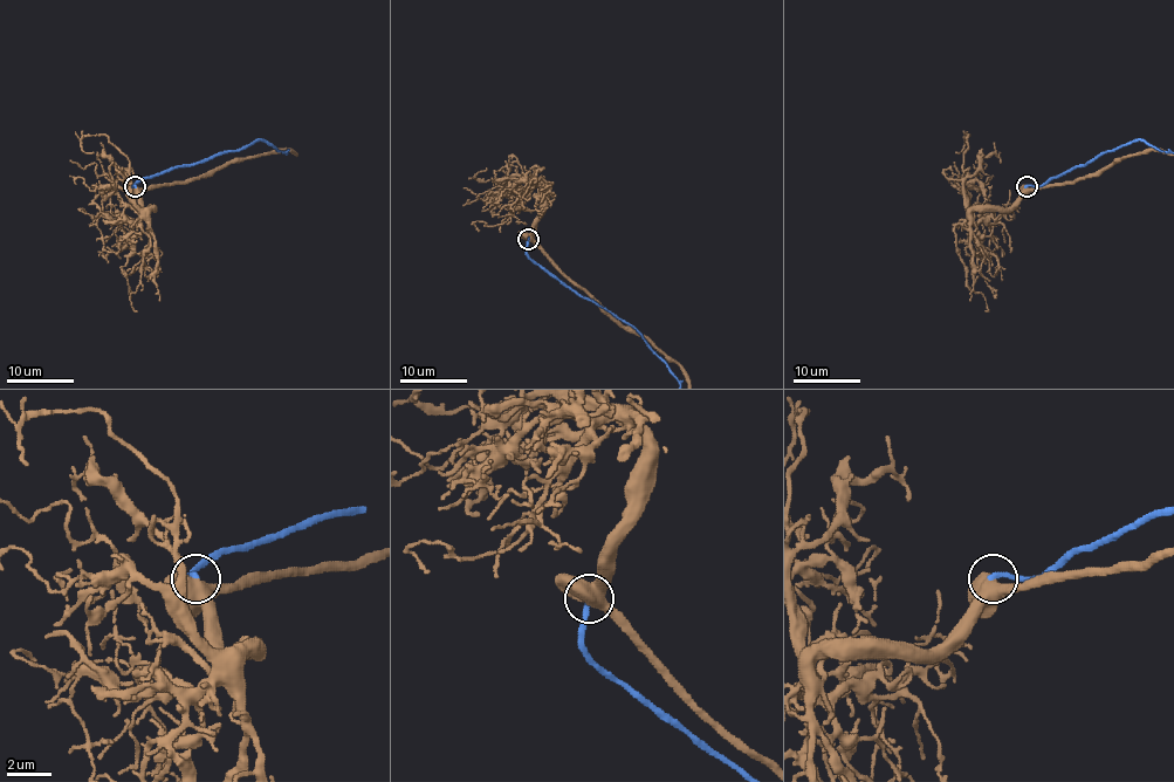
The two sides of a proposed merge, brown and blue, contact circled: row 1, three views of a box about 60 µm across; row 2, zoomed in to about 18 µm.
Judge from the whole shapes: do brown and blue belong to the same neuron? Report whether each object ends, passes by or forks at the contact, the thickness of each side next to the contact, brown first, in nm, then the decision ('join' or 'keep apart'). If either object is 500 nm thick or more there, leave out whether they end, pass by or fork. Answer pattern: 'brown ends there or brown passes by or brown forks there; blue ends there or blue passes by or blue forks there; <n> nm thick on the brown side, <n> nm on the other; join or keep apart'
550 nm thick on the brown side, 280 nm on the other; join

